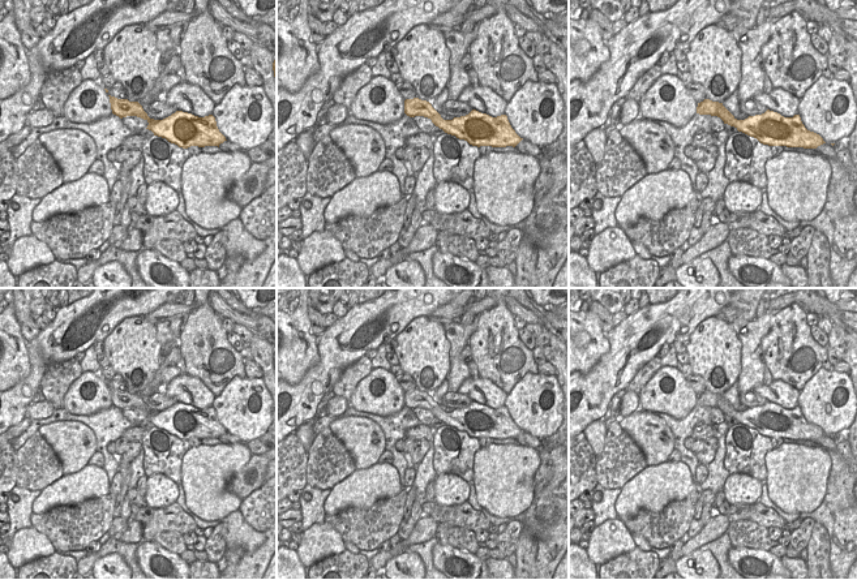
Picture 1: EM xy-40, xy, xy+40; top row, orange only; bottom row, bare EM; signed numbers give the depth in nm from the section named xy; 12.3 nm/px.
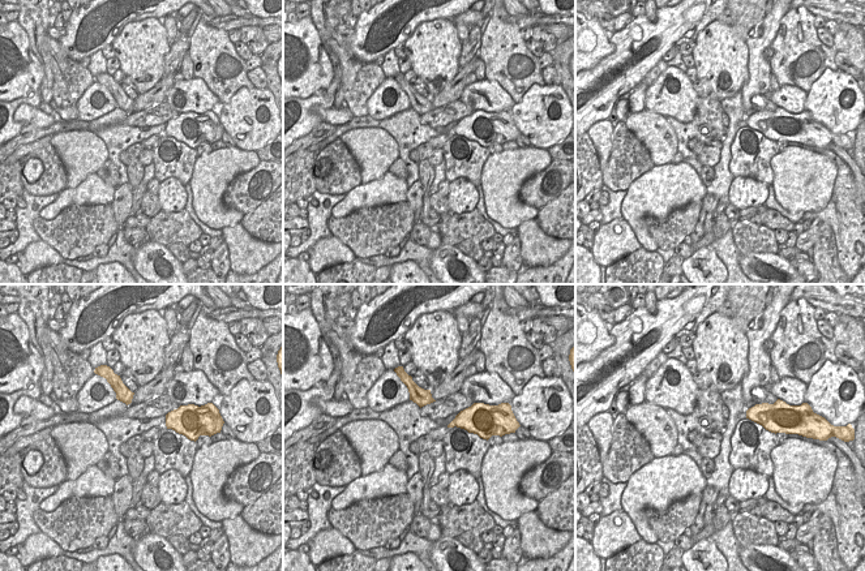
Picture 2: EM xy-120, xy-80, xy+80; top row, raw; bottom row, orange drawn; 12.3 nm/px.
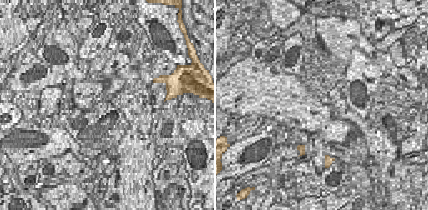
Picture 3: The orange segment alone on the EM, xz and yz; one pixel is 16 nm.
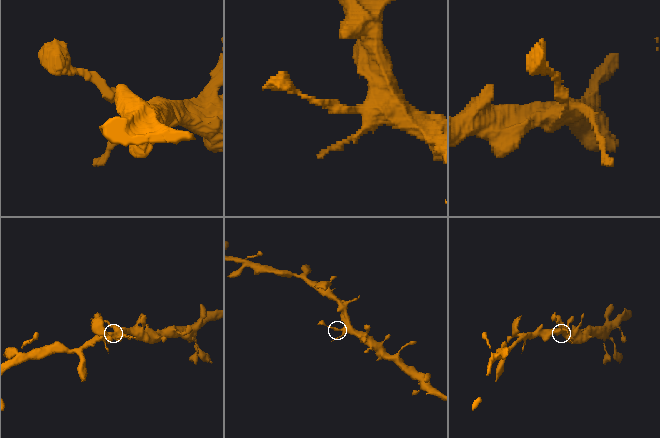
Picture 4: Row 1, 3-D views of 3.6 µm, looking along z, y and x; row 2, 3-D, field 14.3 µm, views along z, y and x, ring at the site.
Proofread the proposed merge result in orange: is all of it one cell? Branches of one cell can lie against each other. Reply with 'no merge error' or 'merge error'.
no merge error

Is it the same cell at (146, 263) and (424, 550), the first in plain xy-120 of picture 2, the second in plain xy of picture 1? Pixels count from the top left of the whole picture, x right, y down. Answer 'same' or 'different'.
different

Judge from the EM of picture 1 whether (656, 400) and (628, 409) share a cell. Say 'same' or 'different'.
different

